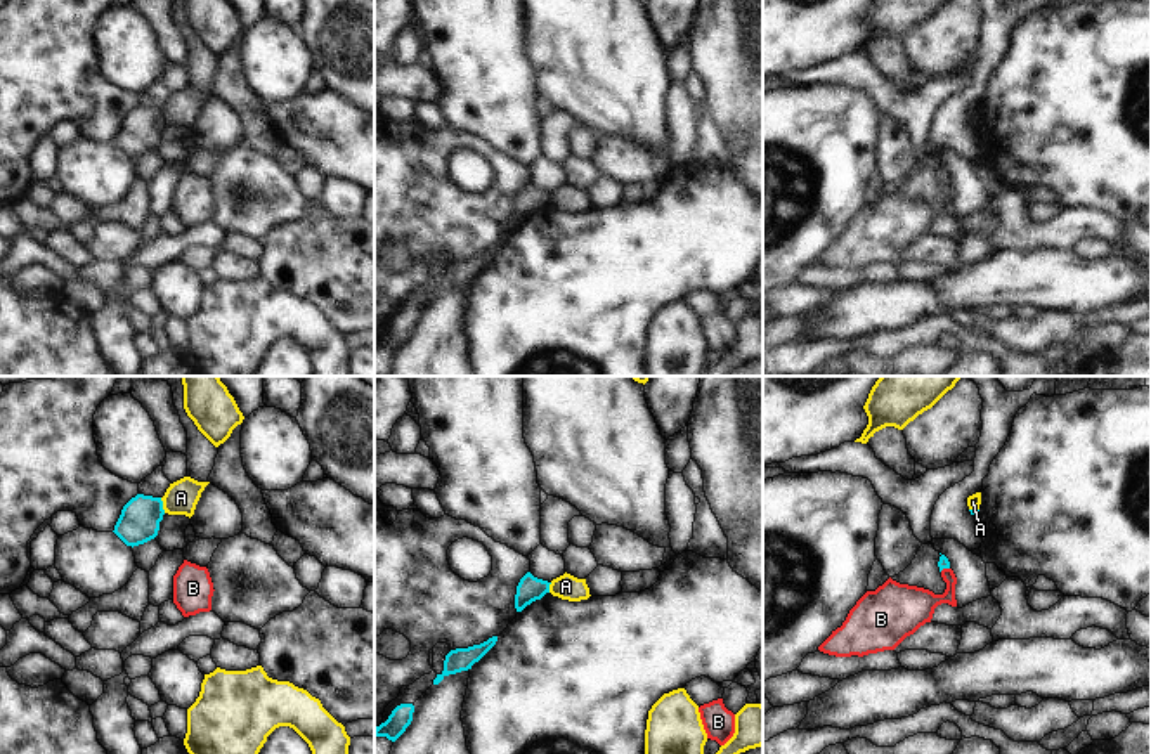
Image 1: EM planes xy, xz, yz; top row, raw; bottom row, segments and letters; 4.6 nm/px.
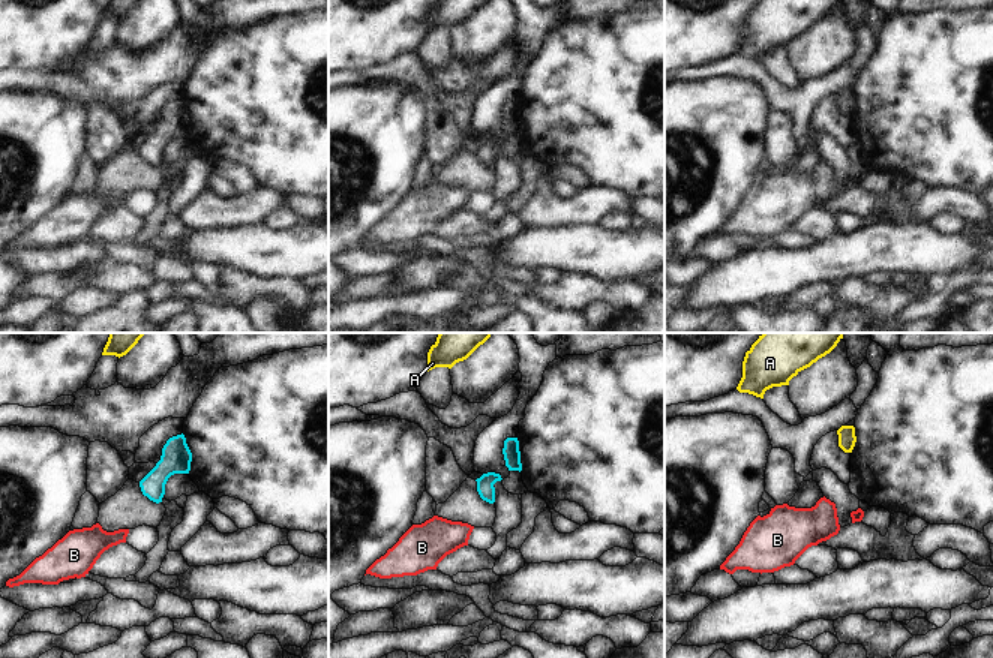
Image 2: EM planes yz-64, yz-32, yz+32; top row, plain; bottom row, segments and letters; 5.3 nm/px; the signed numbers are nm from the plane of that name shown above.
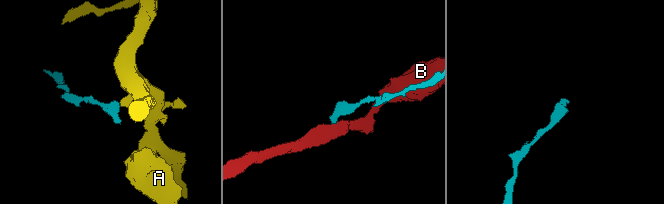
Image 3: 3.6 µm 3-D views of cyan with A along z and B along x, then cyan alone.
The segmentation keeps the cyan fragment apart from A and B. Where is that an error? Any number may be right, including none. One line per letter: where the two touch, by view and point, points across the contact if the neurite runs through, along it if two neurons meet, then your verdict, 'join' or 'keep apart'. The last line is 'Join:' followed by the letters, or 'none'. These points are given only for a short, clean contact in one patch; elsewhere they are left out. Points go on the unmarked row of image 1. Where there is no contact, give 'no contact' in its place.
A: contact xy (162, 116); border xy (160, 110), (165, 123); keep apart
B: contact yz (943, 179); way yz (943, 174), (943, 179), (950, 201), (907, 219); join
Join: B

